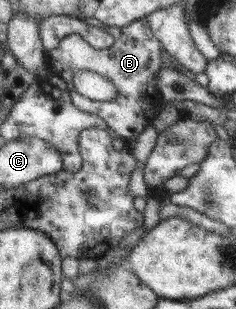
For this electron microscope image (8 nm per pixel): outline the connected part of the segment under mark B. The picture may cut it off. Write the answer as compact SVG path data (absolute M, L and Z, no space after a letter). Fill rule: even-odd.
M145 18L131 21L125 27L105 27L107 33L114 39L105 49L91 47L80 35L66 35L59 41L57 47L45 51L46 65L51 75L58 76L67 84L66 95L71 104L79 111L97 115L111 131L119 138L126 140L137 136L155 118L155 103L163 103L156 89L156 75L160 71L163 49L154 38ZM77 71L93 71L113 83L116 90L111 101L92 101L77 94L73 88L72 77Z

